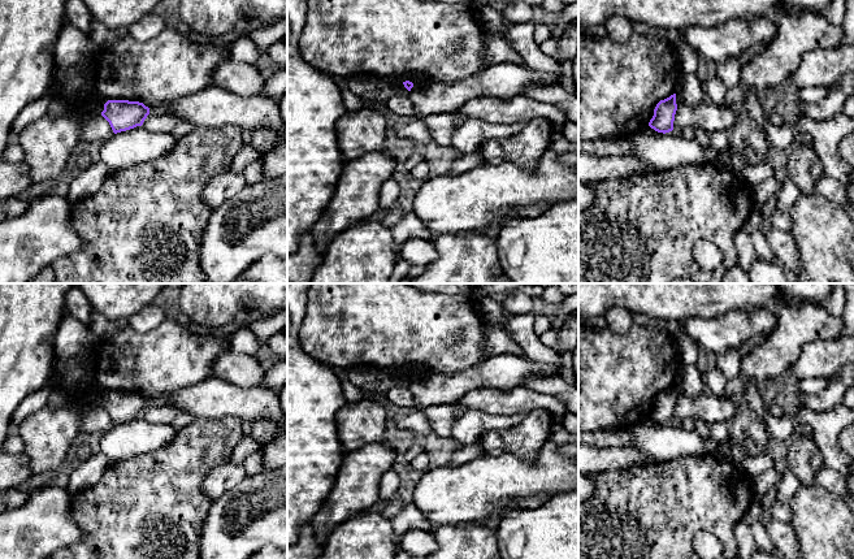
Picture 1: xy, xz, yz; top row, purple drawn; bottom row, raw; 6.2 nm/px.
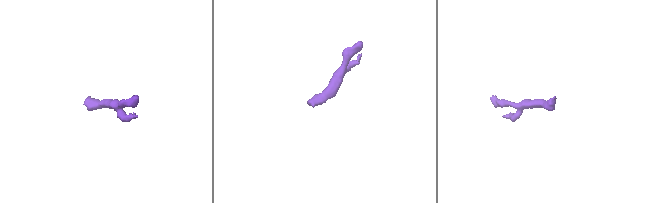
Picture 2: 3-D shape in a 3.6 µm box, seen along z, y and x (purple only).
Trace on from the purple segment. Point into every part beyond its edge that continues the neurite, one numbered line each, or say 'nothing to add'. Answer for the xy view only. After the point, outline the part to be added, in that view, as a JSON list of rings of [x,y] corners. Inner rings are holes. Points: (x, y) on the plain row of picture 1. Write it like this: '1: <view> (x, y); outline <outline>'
1: xy (50, 436); outline [[[92,389],[77,395],[71,407],[44,407],[16,428],[25,443],[23,455],[29,460],[34,480],[48,480],[53,471],[66,464],[81,441],[83,417],[103,402],[103,391]]]

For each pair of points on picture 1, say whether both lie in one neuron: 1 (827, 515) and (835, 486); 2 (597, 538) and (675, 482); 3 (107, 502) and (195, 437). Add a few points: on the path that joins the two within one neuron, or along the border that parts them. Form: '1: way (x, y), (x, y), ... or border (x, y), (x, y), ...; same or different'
1: border (814, 484), (835, 493), (840, 498); different
2: way (616, 538), (655, 502); same
3: way (129, 502), (173, 459); same

